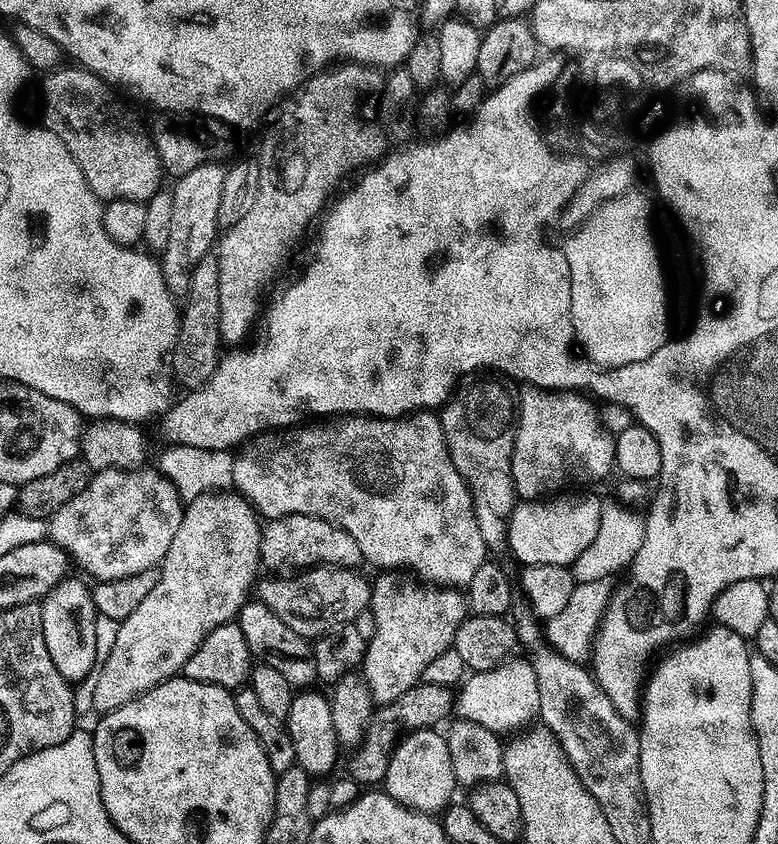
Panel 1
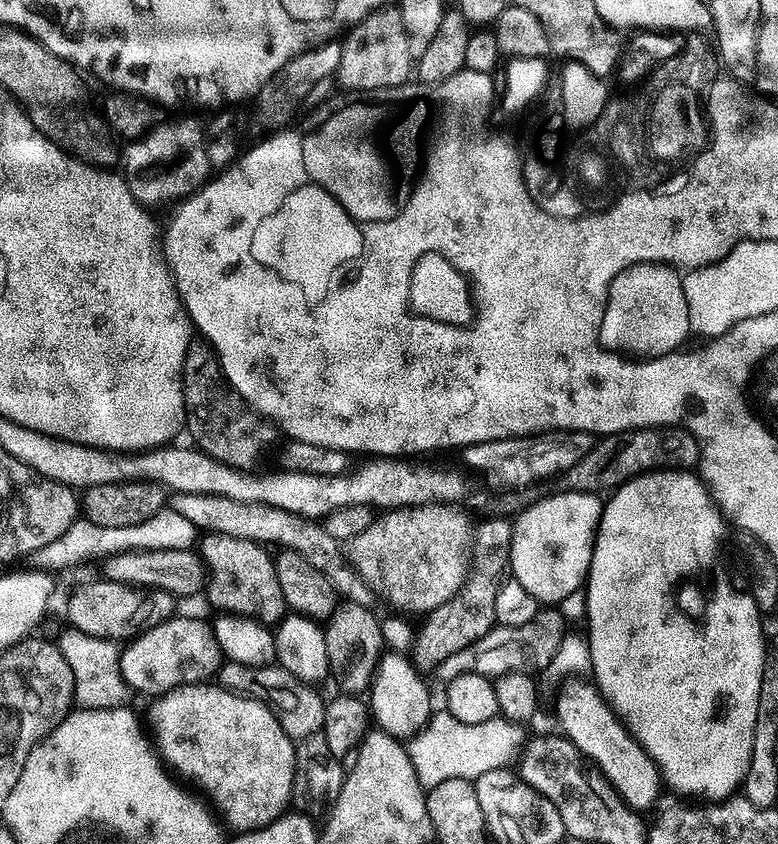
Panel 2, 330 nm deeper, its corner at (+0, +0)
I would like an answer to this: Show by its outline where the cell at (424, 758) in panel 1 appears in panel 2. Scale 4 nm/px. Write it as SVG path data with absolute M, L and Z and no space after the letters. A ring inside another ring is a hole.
M385 651L381 655L372 674L370 691L366 696L366 700L369 700L367 703L370 705L371 719L379 731L389 732L397 738L410 738L428 723L434 705L428 698L428 690L419 675L421 676L421 673L415 663L407 655L390 651Z

